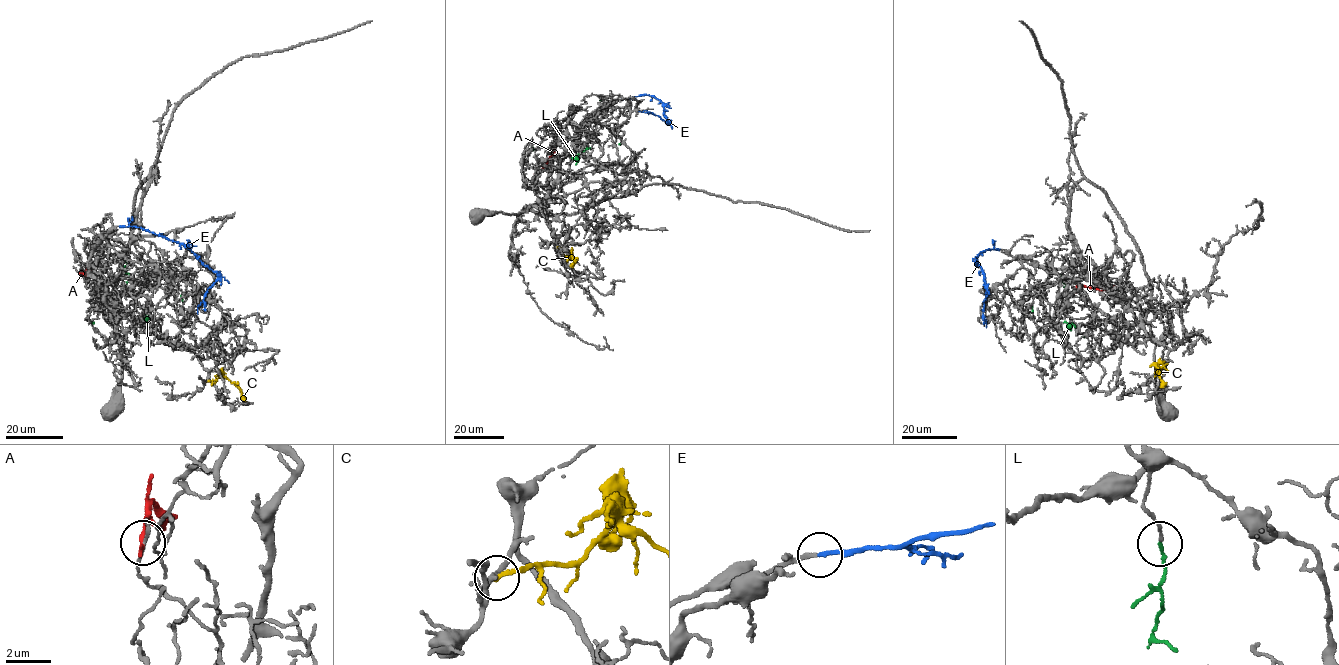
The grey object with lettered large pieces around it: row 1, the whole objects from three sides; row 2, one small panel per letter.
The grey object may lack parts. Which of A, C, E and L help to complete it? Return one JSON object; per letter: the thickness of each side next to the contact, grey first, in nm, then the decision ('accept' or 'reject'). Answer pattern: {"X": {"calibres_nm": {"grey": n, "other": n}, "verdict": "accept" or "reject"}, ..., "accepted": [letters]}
{"A": {"calibres_nm": {"grey": 120, "other": 240}, "verdict": "reject"}, "C": {"calibres_nm": {"grey": 220, "other": 190}, "verdict": "reject"}, "E": {"calibres_nm": {"grey": 180, "other": 180}, "verdict": "accept"}, "L": {"calibres_nm": {"grey": 140, "other": 130}, "verdict": "reject"}, "accepted": ["E"]}

